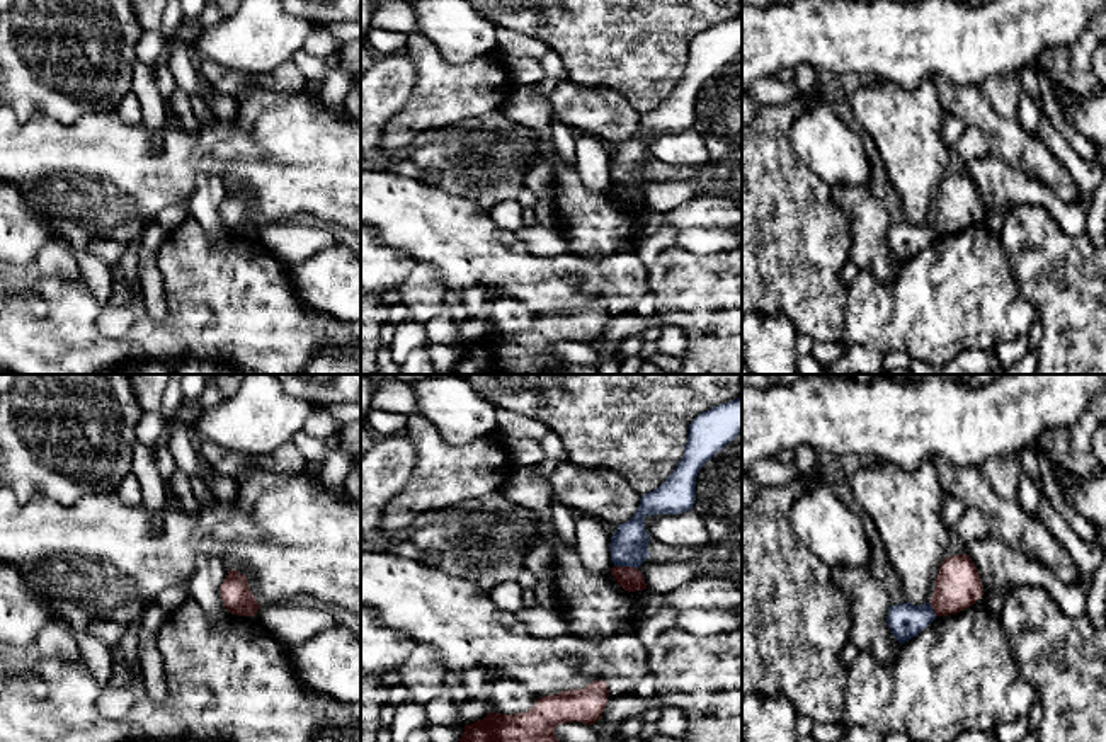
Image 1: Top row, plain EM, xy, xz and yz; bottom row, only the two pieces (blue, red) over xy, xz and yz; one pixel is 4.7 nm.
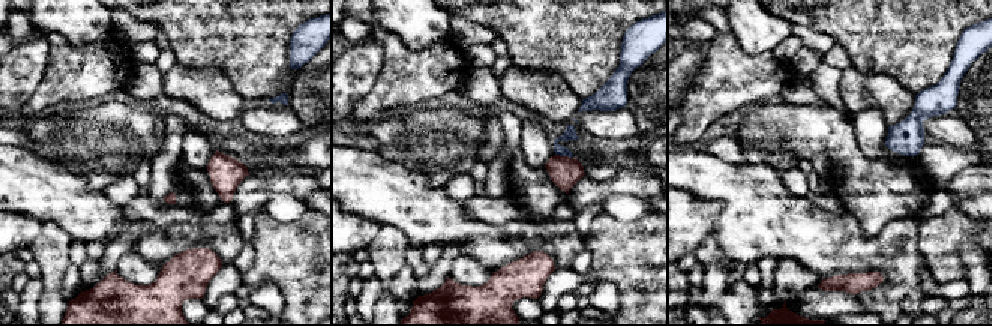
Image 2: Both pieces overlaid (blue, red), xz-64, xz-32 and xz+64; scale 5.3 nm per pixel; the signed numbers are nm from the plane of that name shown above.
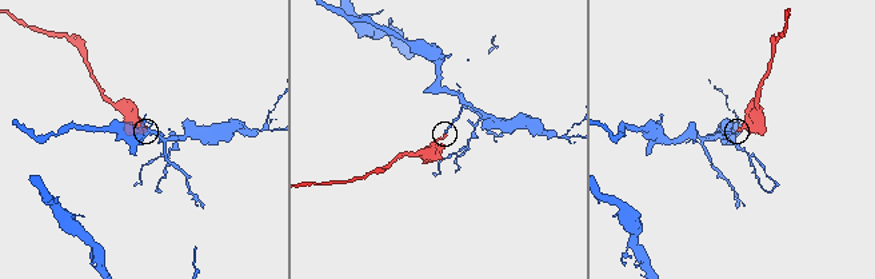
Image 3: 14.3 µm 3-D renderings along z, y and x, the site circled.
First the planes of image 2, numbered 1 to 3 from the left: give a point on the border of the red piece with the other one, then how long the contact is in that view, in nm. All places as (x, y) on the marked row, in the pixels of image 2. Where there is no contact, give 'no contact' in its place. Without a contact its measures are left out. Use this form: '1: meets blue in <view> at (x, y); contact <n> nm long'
1: no contact
2: meets blue in xz-32 at (565, 155); contact 100 nm long
3: no contact

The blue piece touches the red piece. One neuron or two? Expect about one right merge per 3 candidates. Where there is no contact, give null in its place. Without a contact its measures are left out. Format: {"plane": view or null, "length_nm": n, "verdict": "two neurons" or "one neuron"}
{"plane": "xz", "length_nm": 110, "verdict": "two neurons"}

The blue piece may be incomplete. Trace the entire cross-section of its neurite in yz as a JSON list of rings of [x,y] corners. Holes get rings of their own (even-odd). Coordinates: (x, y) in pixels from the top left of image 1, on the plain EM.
[[[910,221],[890,225],[887,240],[898,259],[898,262],[905,262],[922,248],[926,248],[936,238],[936,231],[931,221],[922,225],[914,225]]]

